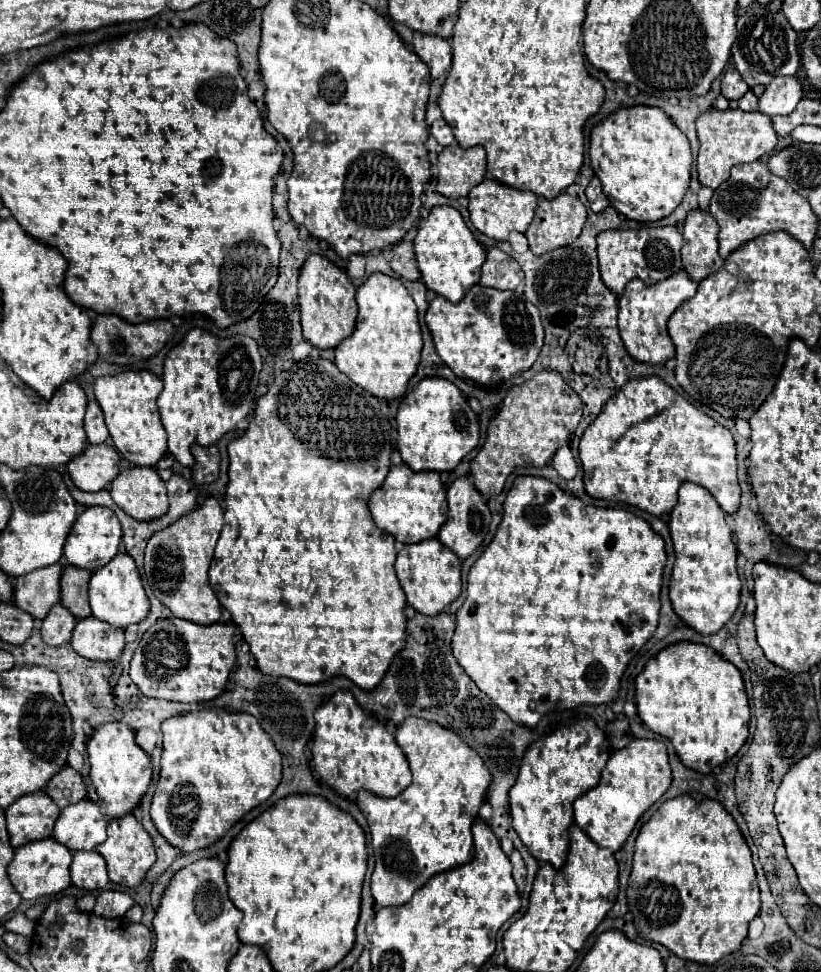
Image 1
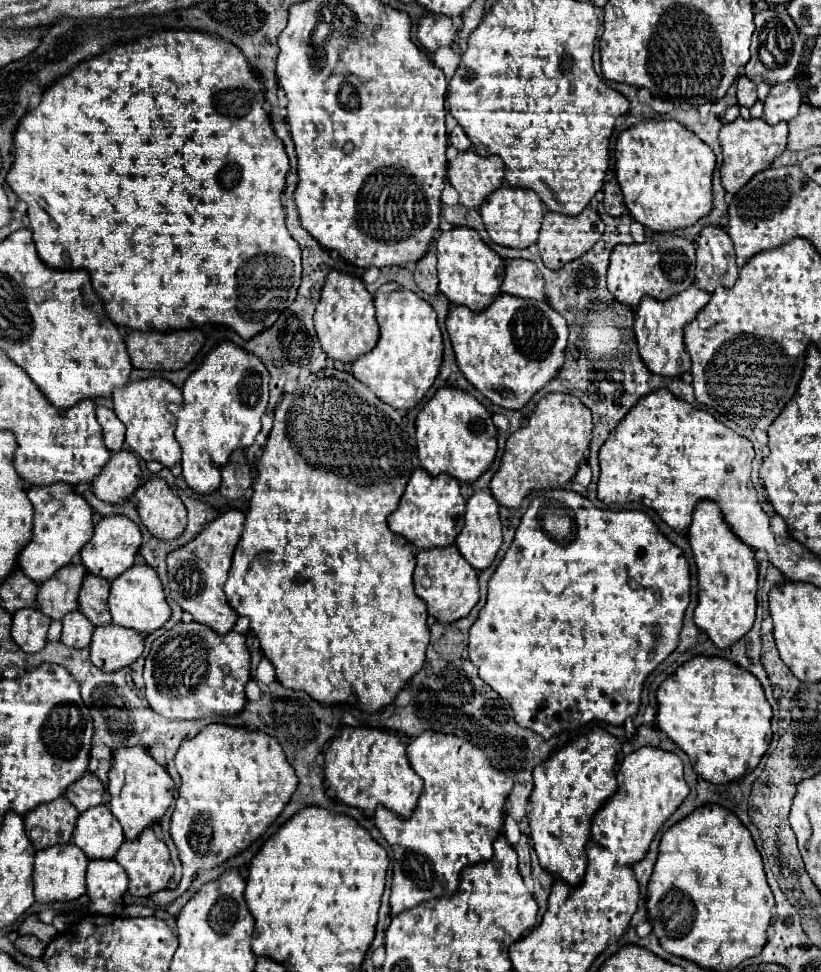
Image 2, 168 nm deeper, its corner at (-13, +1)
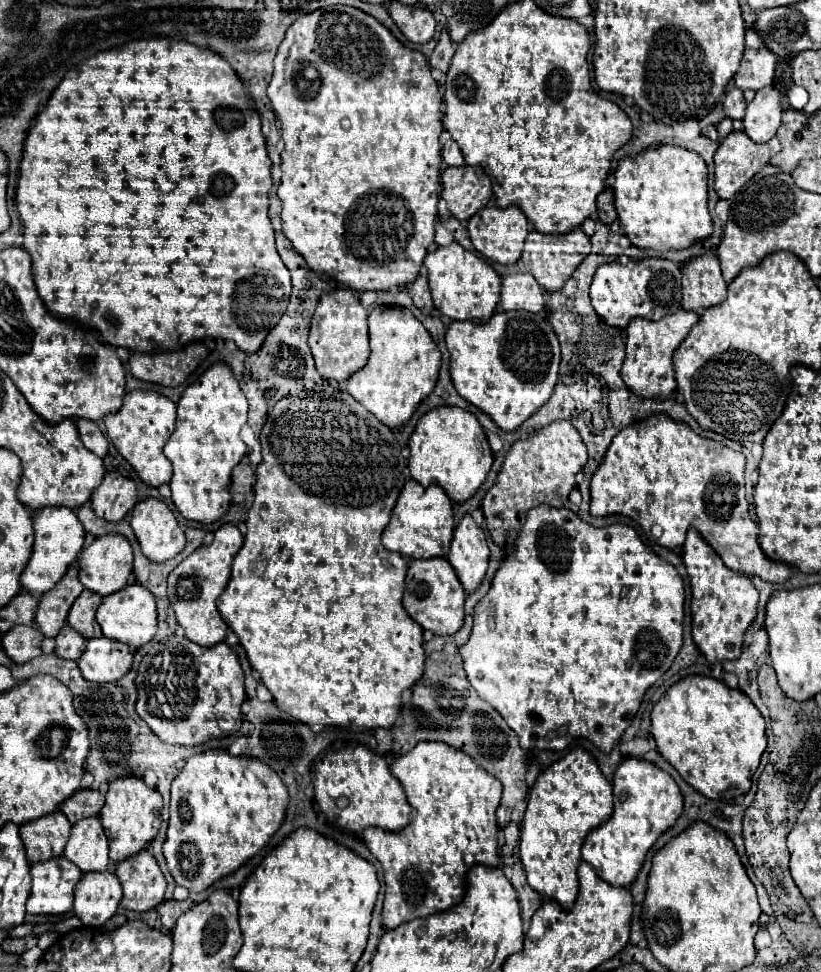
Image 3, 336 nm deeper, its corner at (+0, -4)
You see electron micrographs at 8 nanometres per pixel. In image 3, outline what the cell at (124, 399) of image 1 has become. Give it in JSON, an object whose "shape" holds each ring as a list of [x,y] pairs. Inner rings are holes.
{"shape":[[[130,391],[124,395],[124,403],[118,411],[104,417],[106,431],[118,453],[134,467],[142,481],[152,487],[170,481],[172,463],[164,457],[162,447],[170,437],[176,423],[176,403],[156,391]]]}

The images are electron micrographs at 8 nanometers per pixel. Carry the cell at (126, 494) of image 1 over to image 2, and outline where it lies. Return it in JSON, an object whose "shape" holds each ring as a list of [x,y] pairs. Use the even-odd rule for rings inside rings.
{"shape":[[[151,478],[133,498],[141,522],[155,538],[175,540],[187,528],[187,510],[165,480]]]}

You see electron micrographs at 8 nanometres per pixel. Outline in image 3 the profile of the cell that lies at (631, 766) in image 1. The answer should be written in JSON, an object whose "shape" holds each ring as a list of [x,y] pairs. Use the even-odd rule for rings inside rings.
{"shape":[[[624,757],[614,773],[614,813],[608,821],[586,835],[582,859],[596,867],[608,883],[626,887],[636,879],[648,849],[682,813],[682,795],[676,781],[646,759]]]}

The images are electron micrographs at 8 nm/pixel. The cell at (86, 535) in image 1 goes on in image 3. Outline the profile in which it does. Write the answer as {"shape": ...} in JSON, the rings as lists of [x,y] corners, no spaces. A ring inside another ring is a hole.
{"shape":[[[116,533],[100,535],[80,551],[78,565],[80,565],[78,579],[86,589],[90,589],[90,591],[94,591],[102,597],[110,595],[114,591],[122,589],[128,583],[128,575],[132,573],[132,547],[130,547],[130,541],[124,535],[116,535]]]}

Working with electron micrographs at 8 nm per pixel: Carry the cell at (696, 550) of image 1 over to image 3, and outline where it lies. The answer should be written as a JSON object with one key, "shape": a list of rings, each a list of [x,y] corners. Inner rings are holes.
{"shape":[[[688,529],[686,543],[682,547],[682,561],[688,569],[690,587],[692,587],[692,637],[704,657],[714,661],[736,659],[740,655],[744,631],[750,627],[756,615],[758,591],[752,585],[752,579],[744,573],[730,571],[720,555],[706,543],[706,539],[694,529]]]}

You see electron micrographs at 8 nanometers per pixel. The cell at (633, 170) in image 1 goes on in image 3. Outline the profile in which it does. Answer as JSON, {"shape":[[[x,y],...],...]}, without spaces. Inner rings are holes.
{"shape":[[[654,145],[618,161],[614,171],[614,205],[624,235],[642,249],[684,249],[712,233],[708,213],[708,169],[704,159],[676,145]]]}

